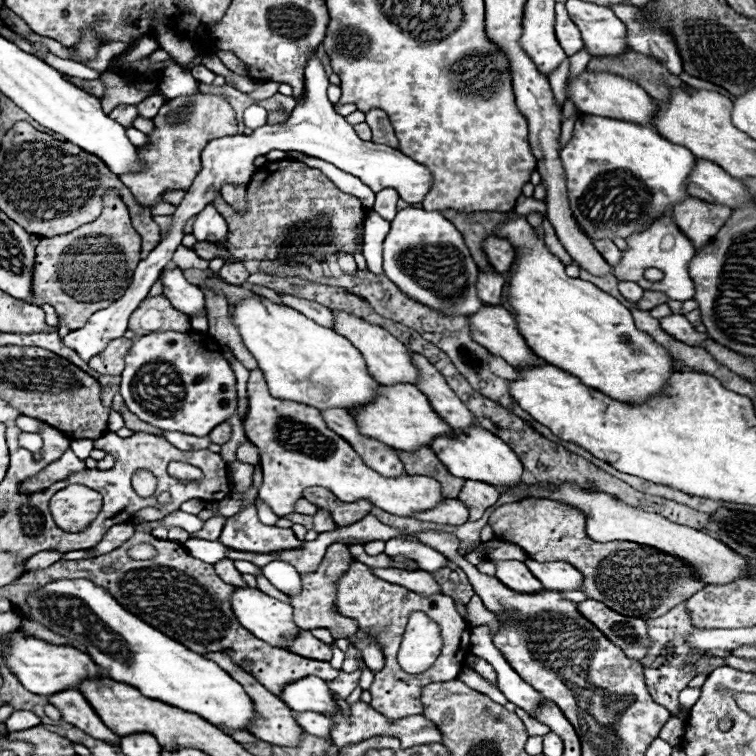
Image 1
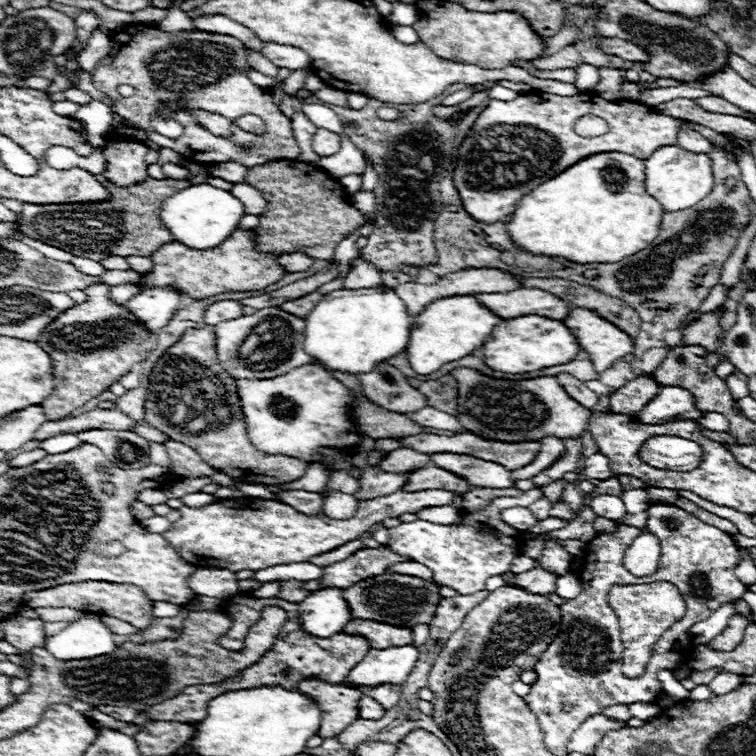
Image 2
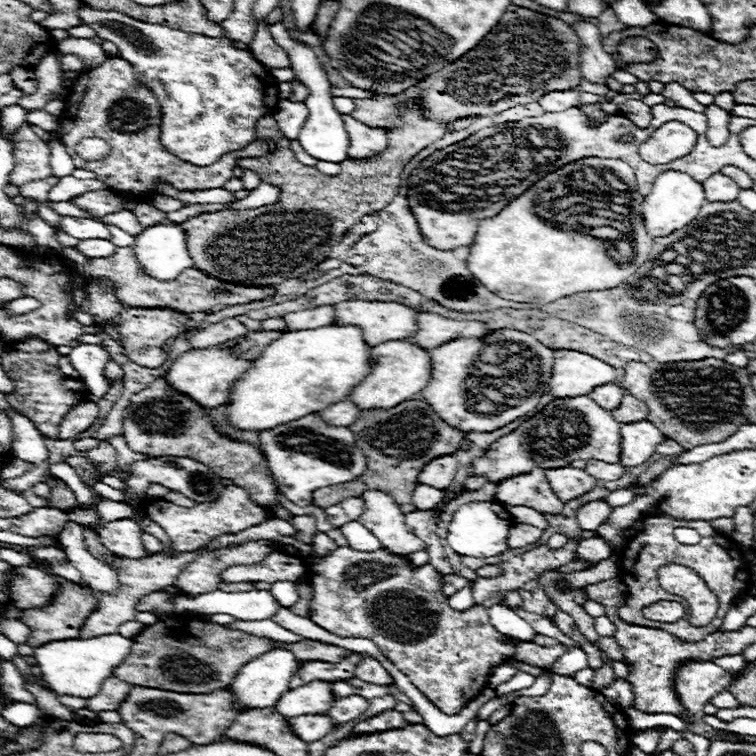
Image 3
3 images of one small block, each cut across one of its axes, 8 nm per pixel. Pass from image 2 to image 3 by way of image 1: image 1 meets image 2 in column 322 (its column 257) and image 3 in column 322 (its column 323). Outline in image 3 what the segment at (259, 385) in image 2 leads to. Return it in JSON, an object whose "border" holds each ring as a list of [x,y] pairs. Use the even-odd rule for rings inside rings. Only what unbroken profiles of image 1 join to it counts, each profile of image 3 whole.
{"border":[[[308,414],[308,416],[302,416],[300,420],[292,420],[292,422],[276,426],[276,428],[264,430],[258,434],[258,440],[260,440],[260,450],[266,456],[268,468],[272,472],[272,478],[276,480],[278,492],[284,494],[290,502],[294,502],[298,506],[310,506],[314,490],[356,480],[366,470],[366,456],[356,446],[354,432],[348,426],[330,426],[328,422],[324,422],[320,418],[320,414]]]}

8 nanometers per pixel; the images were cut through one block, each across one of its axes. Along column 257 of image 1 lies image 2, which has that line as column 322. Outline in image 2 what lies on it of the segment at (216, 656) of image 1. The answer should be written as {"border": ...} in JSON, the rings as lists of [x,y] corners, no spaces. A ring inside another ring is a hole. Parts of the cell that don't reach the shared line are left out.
{"border":[[[306,678],[298,684],[298,688],[310,698],[314,698],[322,710],[318,736],[338,736],[346,726],[350,726],[358,718],[358,700],[360,694],[364,694],[364,688],[328,684],[318,678]]]}

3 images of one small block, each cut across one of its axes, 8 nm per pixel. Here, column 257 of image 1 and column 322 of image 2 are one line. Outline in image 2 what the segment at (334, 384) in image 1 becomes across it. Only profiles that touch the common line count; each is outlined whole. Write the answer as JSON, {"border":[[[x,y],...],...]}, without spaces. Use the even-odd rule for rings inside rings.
{"border":[[[386,286],[336,290],[322,296],[316,308],[306,316],[304,350],[330,368],[350,374],[370,372],[374,368],[372,364],[384,362],[408,346],[410,328],[412,318],[394,290]]]}

